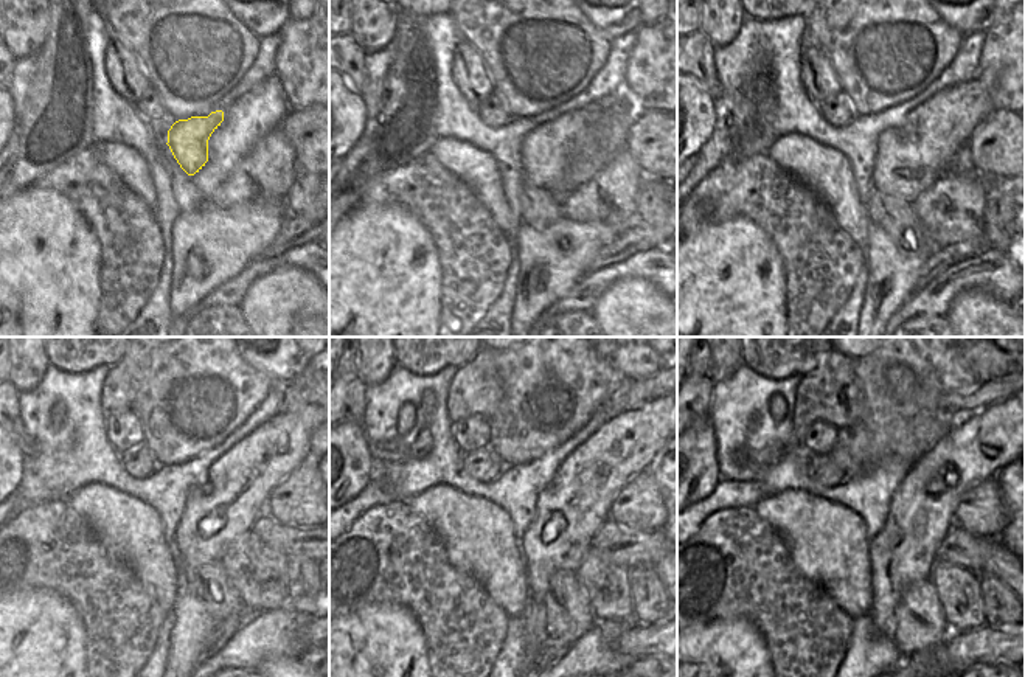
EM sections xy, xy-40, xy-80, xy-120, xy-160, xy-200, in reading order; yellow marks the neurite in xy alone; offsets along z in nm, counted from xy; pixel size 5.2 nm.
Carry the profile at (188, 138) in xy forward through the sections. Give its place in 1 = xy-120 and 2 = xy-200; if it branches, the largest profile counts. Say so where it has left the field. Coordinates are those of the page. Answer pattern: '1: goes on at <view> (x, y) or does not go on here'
1: goes on at xy-120 (239, 483)
2: goes on at xy-200 (921, 510)

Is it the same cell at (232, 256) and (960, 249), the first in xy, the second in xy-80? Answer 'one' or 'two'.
two

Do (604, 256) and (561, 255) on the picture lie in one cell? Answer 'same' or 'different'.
different

